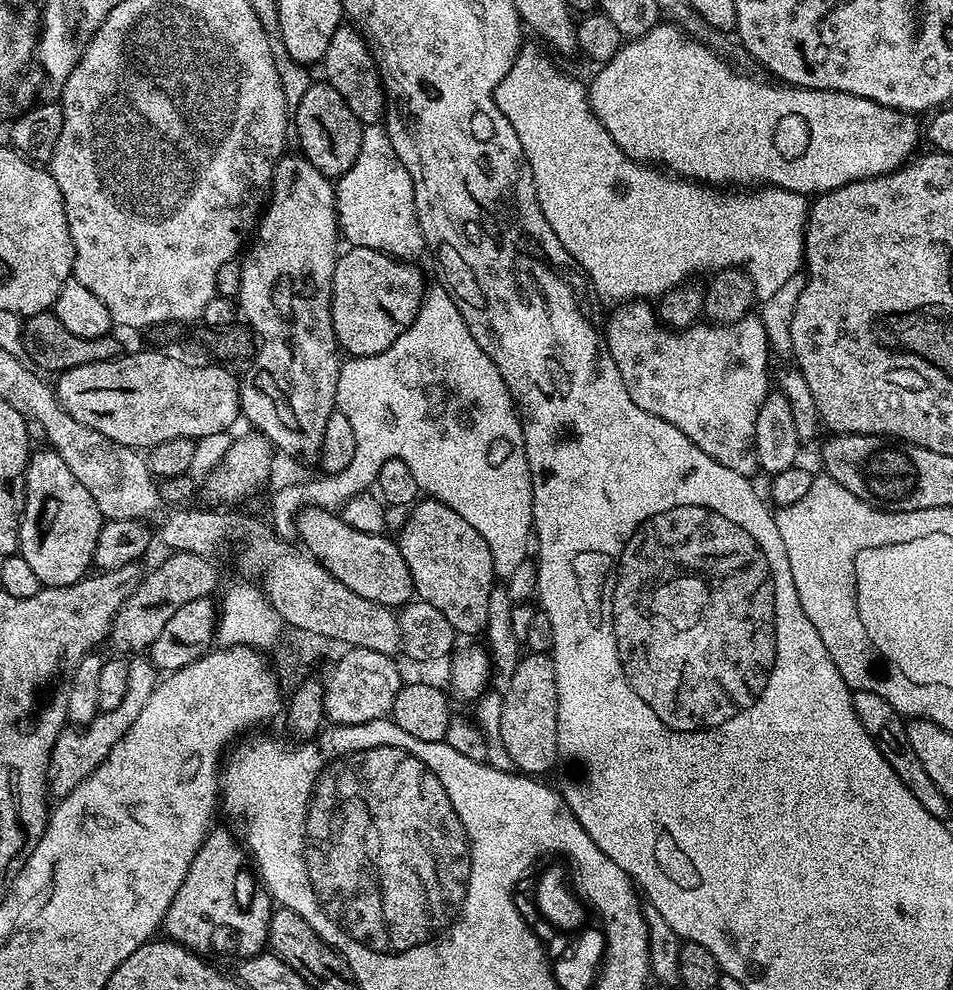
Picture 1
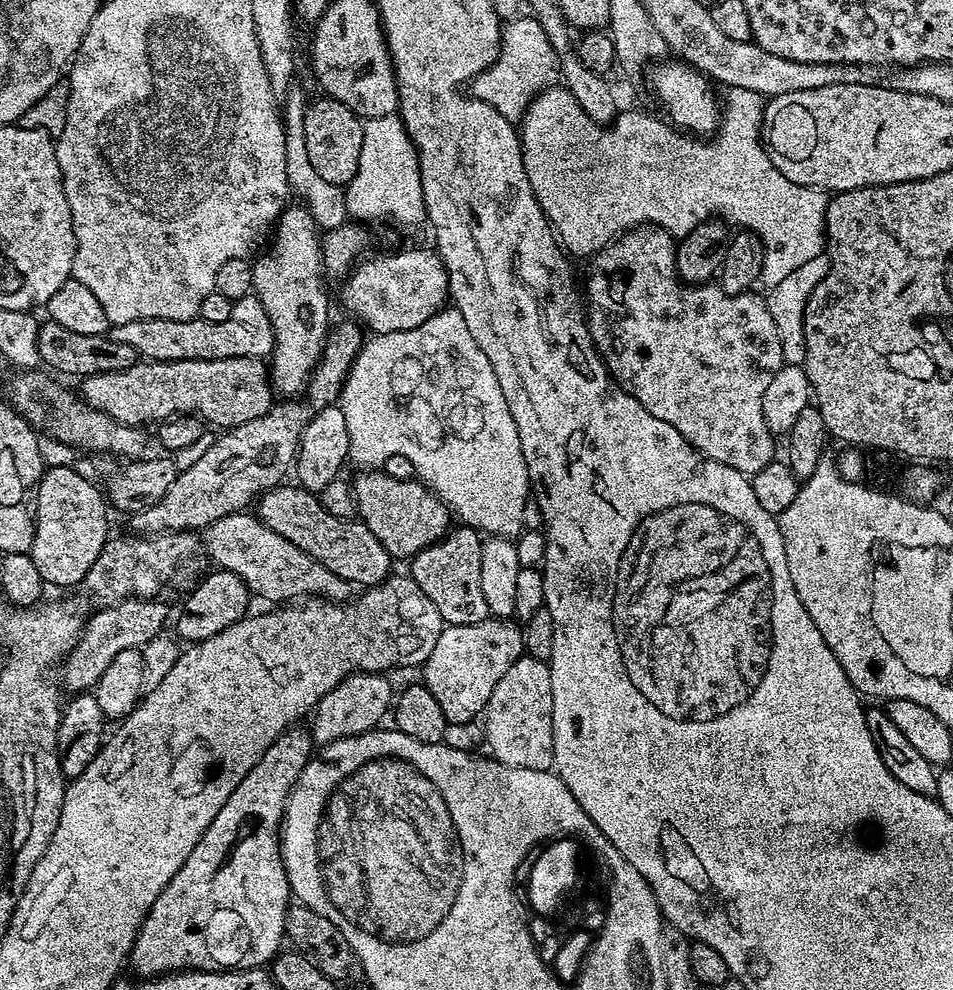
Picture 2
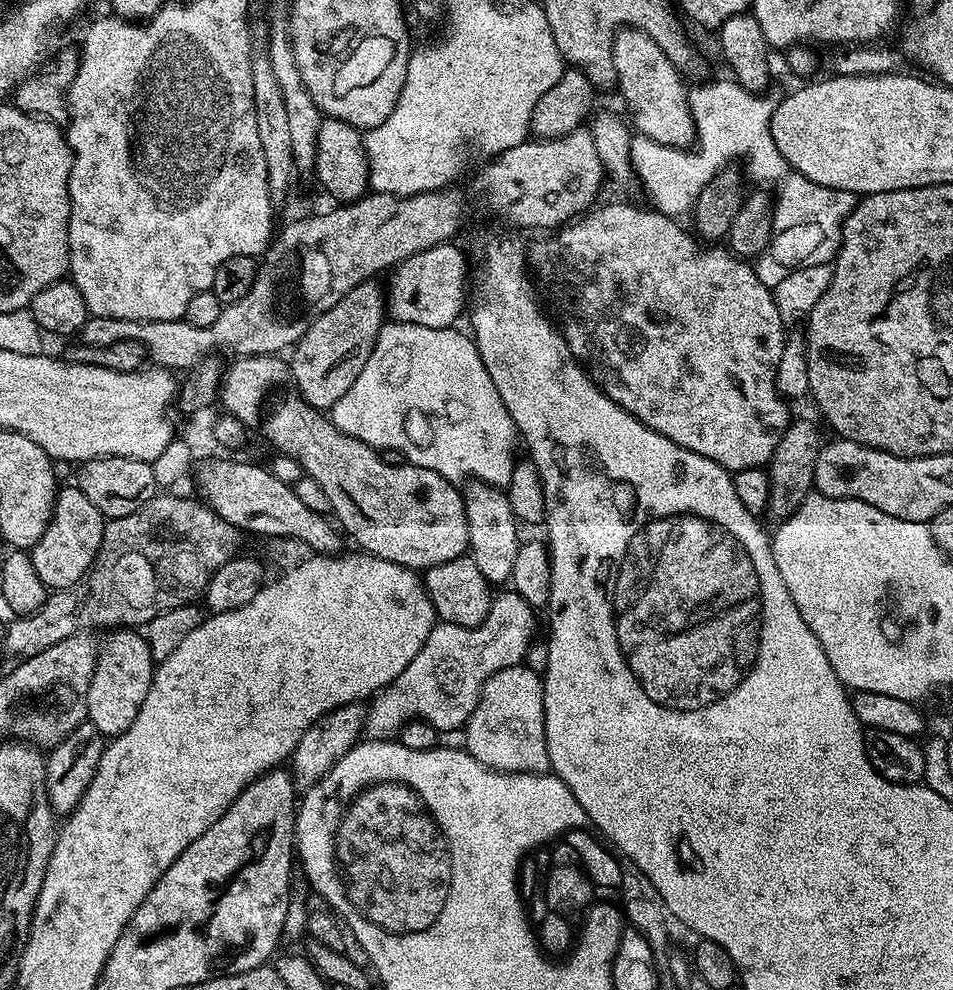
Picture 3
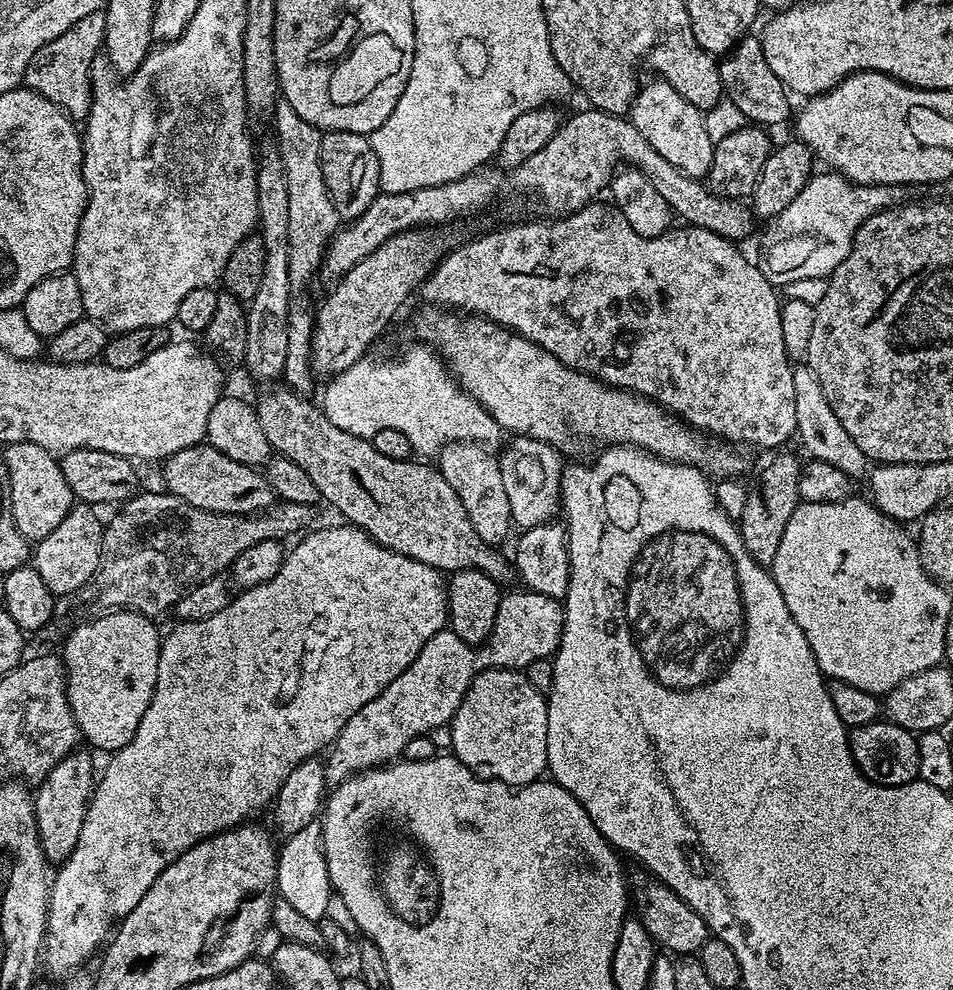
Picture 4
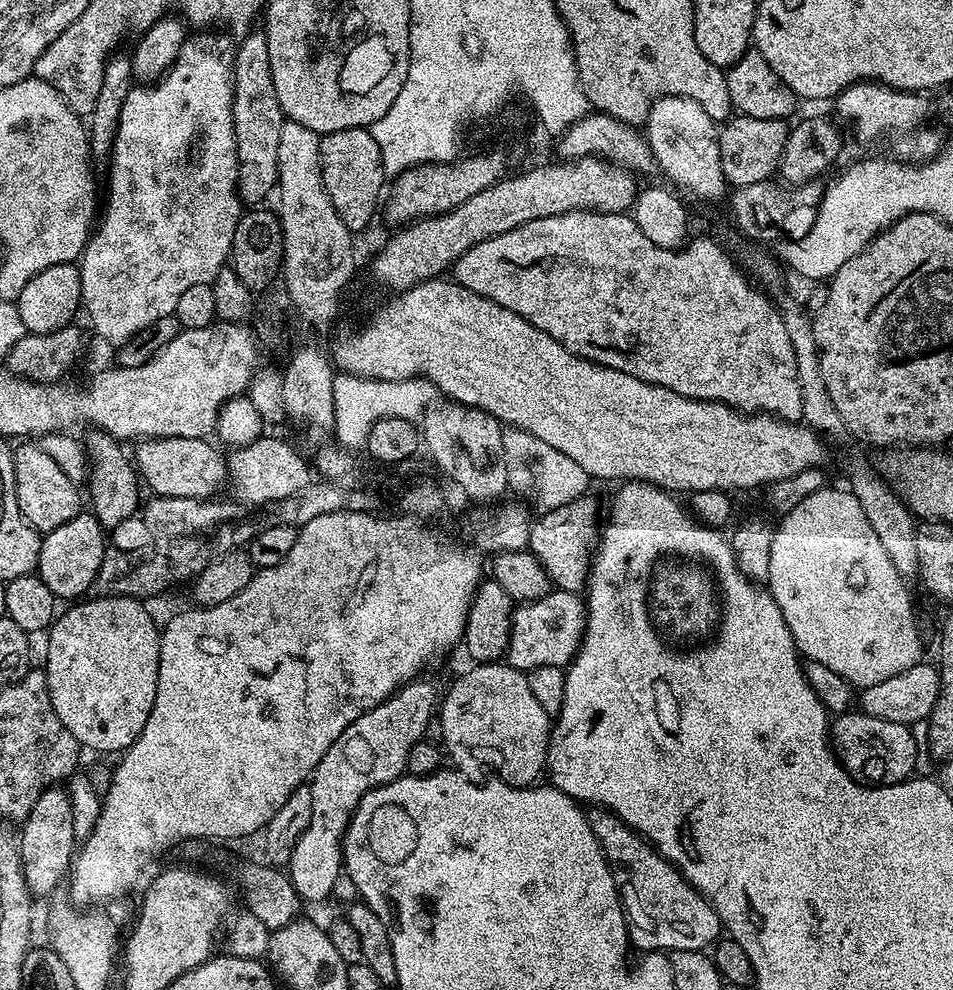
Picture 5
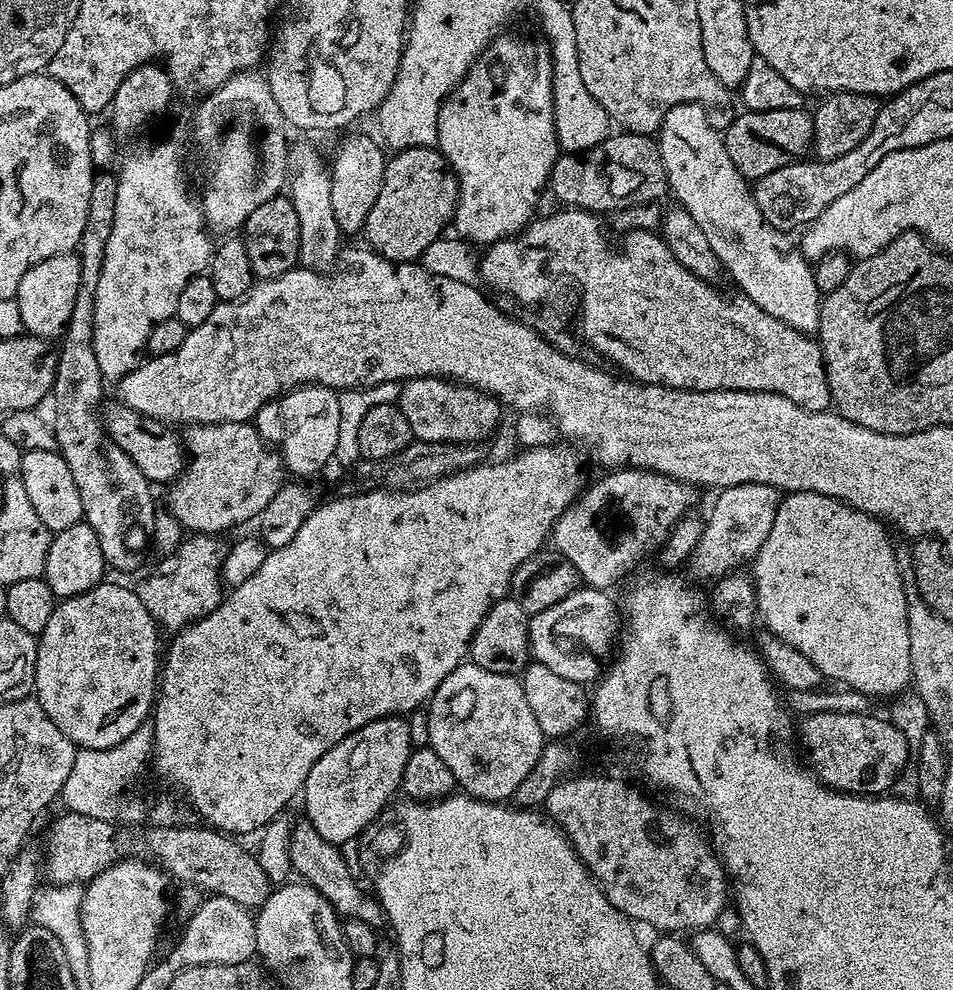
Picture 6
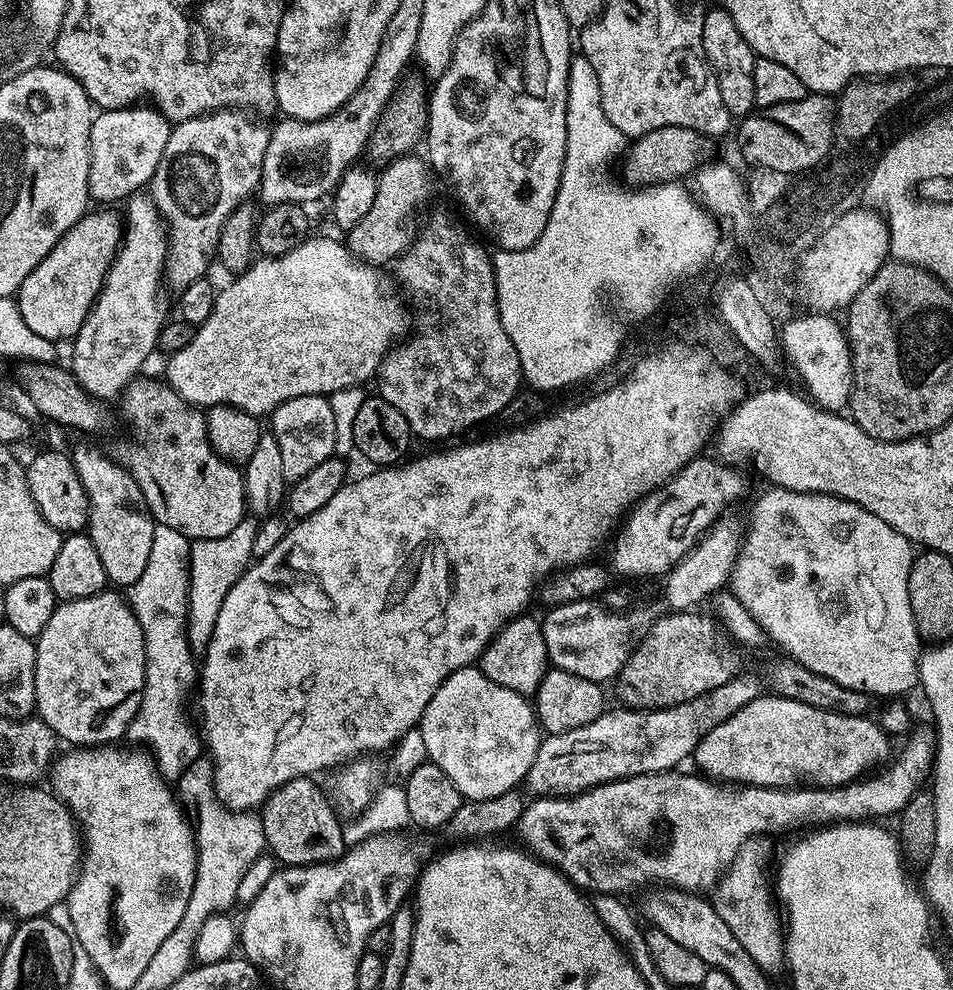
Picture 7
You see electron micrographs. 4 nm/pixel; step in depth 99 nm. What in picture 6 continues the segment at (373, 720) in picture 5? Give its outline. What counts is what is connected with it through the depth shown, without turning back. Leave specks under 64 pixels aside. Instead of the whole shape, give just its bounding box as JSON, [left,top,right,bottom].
[302,715,414,845]

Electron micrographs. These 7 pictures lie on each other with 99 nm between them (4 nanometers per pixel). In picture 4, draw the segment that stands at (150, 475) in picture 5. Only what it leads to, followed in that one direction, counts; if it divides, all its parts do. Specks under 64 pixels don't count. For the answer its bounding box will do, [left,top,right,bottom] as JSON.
[162,442,272,516]

